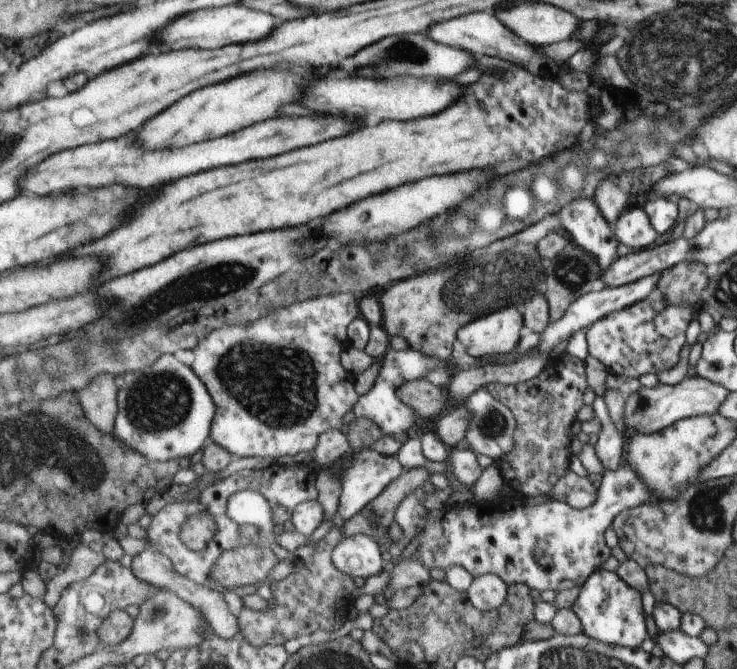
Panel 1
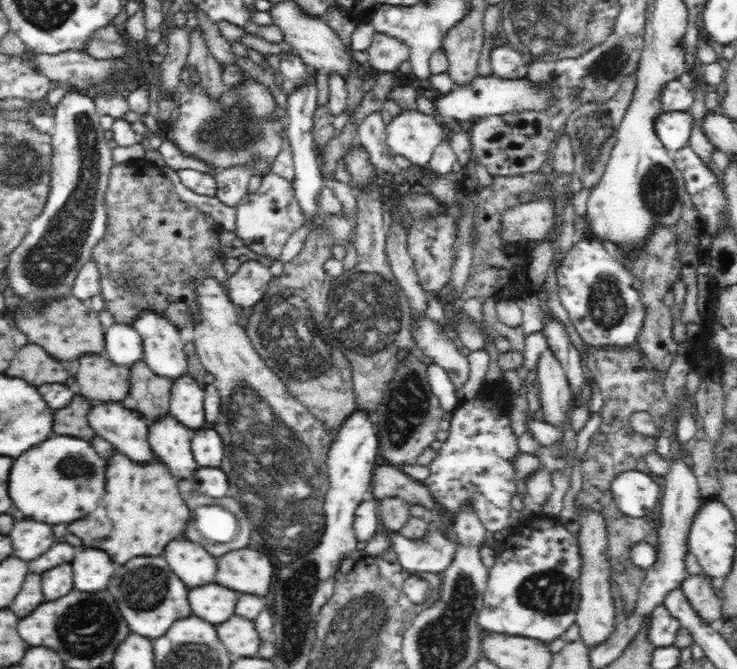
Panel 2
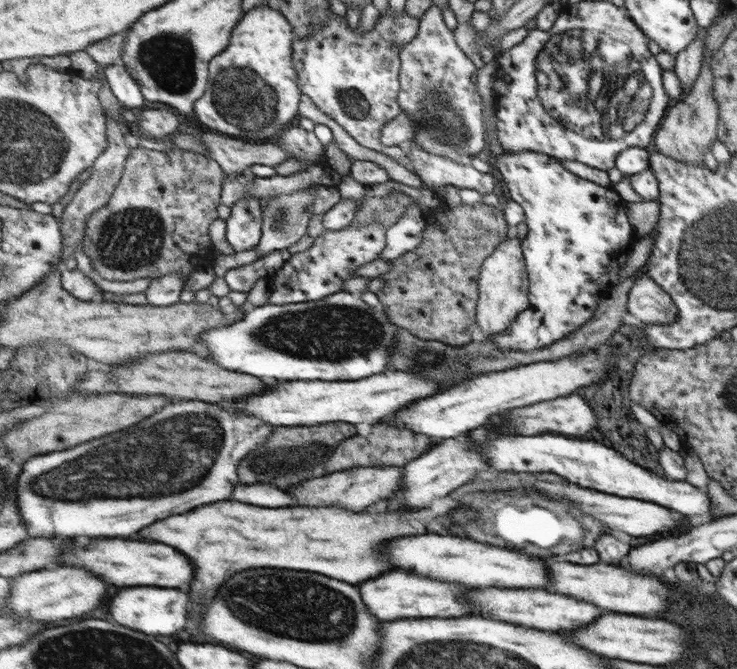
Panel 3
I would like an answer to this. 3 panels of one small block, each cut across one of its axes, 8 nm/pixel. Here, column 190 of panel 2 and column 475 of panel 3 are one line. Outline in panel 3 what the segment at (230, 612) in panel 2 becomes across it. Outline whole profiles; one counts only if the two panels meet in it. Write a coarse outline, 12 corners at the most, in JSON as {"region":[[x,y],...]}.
{"region":[[474,590],[474,606],[538,630],[576,630],[600,608],[546,590]]}

